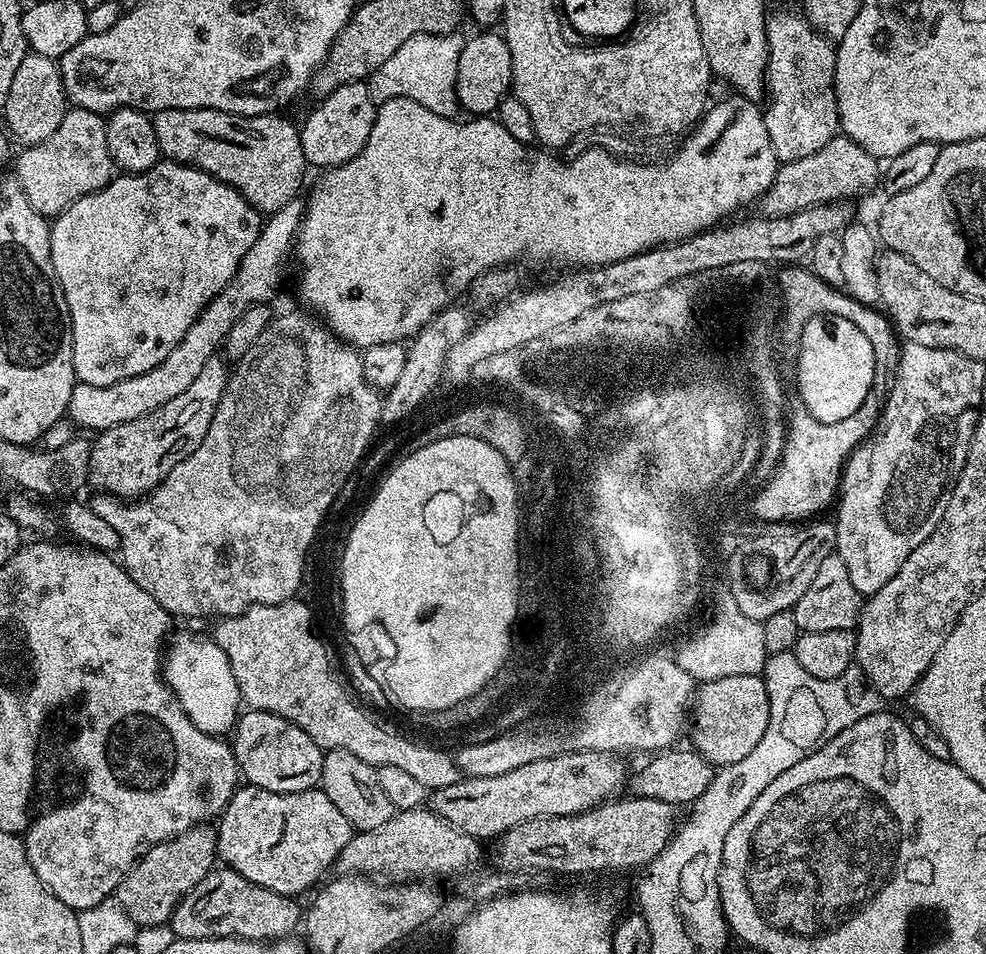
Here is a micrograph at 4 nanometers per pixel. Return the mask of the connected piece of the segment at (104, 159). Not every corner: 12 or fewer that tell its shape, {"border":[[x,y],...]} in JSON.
{"border":[[69,107],[14,175],[55,218],[114,179],[105,117]]}

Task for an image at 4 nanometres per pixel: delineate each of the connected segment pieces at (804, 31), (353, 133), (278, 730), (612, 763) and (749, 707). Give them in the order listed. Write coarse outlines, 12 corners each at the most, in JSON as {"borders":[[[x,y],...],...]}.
{"borders":[[[767,17],[763,113],[780,162],[840,132],[833,41]],[[367,81],[323,97],[300,126],[305,161],[327,170],[369,140]],[[248,710],[230,740],[253,788],[317,787],[324,752],[294,722]],[[564,750],[431,793],[481,842],[625,787],[623,759]],[[763,675],[705,680],[690,744],[742,762],[769,720]]]}

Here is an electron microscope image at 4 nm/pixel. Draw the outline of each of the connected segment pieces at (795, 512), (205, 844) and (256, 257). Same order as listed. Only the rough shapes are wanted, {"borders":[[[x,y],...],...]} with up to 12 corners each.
{"borders":[[[852,299],[874,346],[871,394],[850,418],[787,433],[752,500],[757,521],[804,522],[840,487],[892,392],[901,343],[887,315]],[[216,828],[155,844],[114,899],[141,928],[171,921],[217,863]],[[305,207],[263,221],[234,278],[154,370],[77,382],[67,419],[99,434],[166,406],[284,280]]]}

